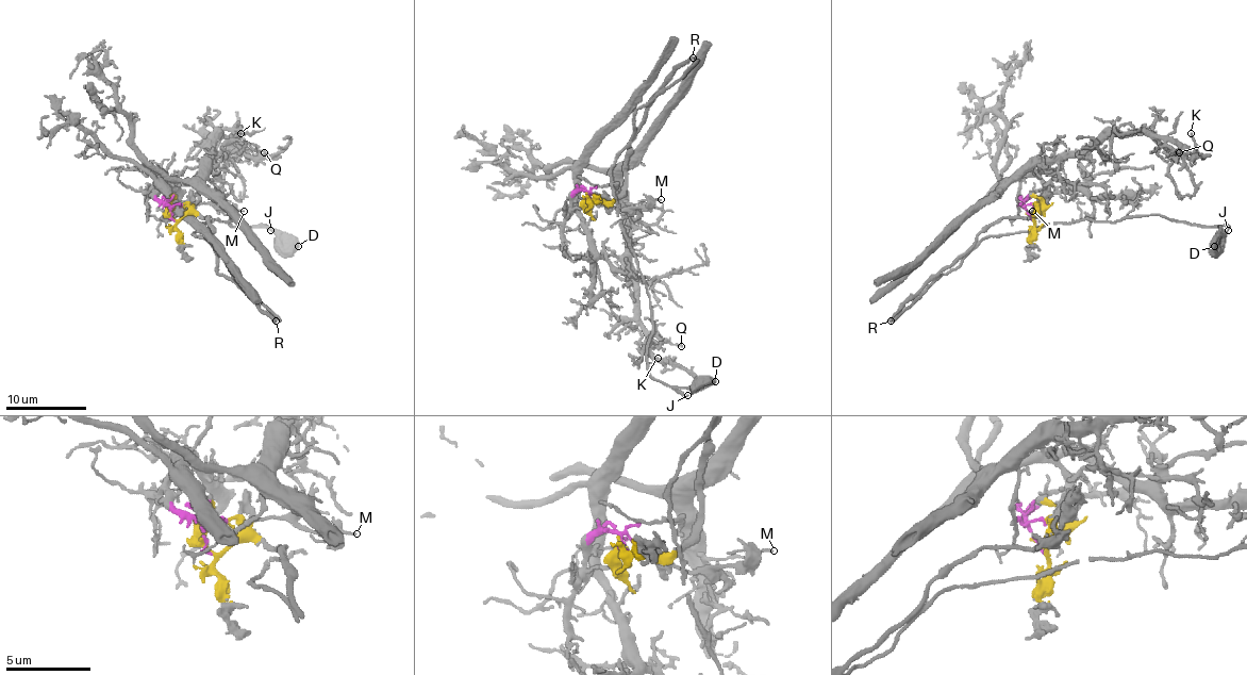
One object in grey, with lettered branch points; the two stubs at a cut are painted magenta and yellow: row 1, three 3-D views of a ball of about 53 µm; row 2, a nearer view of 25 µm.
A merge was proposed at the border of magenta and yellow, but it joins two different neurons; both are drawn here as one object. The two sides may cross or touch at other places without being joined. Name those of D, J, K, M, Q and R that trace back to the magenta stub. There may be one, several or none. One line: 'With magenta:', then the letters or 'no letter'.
With magenta: K, Q

